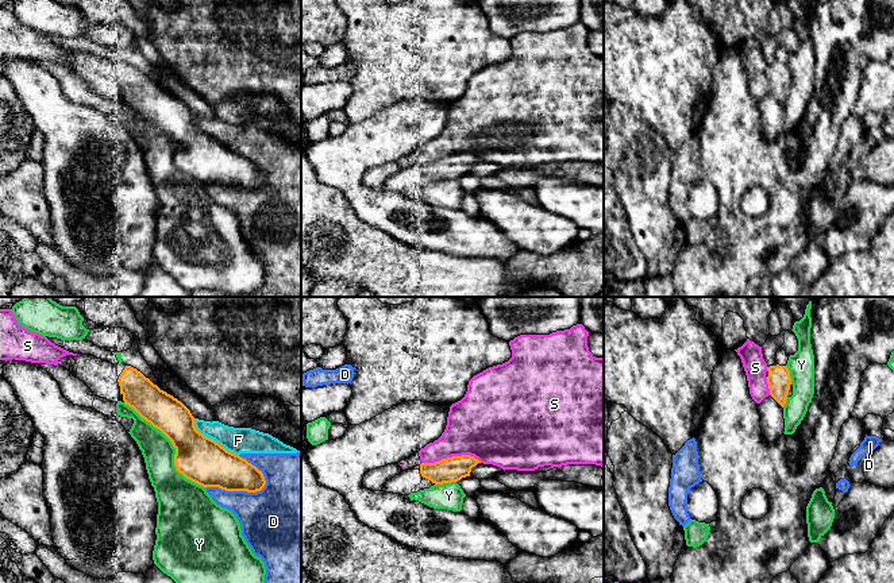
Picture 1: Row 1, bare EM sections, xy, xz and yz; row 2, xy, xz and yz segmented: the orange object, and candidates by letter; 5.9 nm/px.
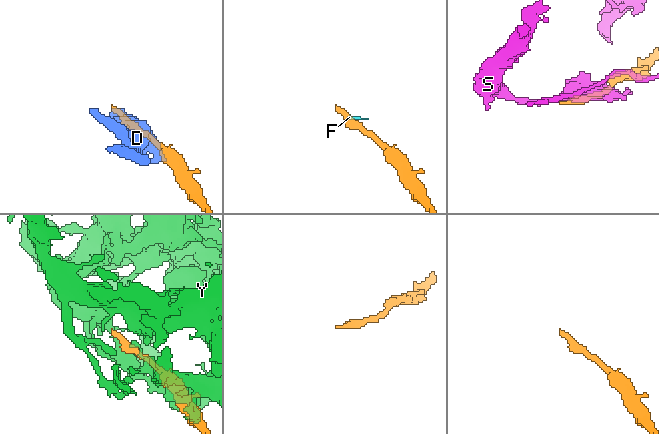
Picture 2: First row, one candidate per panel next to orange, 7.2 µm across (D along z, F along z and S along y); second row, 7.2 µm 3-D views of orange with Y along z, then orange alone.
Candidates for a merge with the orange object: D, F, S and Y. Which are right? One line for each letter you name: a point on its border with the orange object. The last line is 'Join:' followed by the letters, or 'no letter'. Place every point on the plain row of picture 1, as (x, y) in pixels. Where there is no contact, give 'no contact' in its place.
Join: no letter

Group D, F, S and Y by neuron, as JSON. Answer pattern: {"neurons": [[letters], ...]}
{"neurons": [["D", "F"], ["S"], ["Y"]]}

